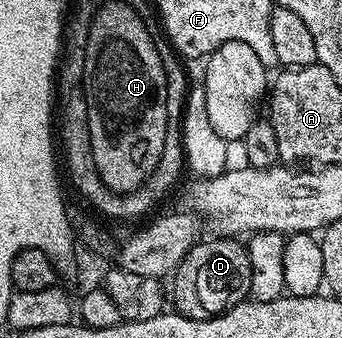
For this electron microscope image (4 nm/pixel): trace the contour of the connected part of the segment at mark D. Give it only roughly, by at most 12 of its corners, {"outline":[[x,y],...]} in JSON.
{"outline":[[196,242],[172,278],[174,310],[194,321],[251,292],[246,246]]}

